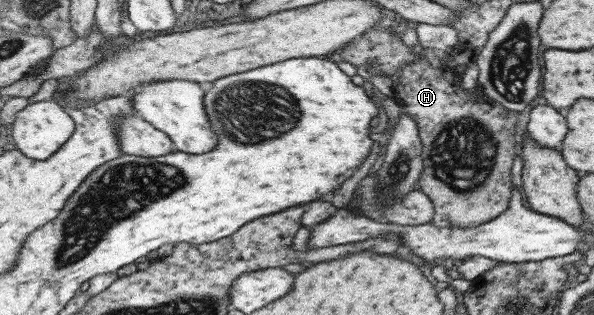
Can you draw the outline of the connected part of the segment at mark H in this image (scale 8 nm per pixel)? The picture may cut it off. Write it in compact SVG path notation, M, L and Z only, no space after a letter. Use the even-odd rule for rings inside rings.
M417 58L402 69L398 83L393 86L398 104L419 125L425 164L419 189L436 205L436 217L432 224L444 228L461 225L471 228L507 211L513 191L511 167L517 157L517 112L489 100L479 87L463 89L461 79L462 75L454 68L433 67L426 58Z

